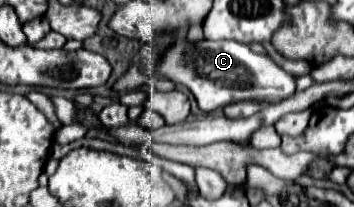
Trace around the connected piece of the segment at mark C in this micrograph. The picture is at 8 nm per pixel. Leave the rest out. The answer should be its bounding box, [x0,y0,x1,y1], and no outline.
[160,39,296,113]

